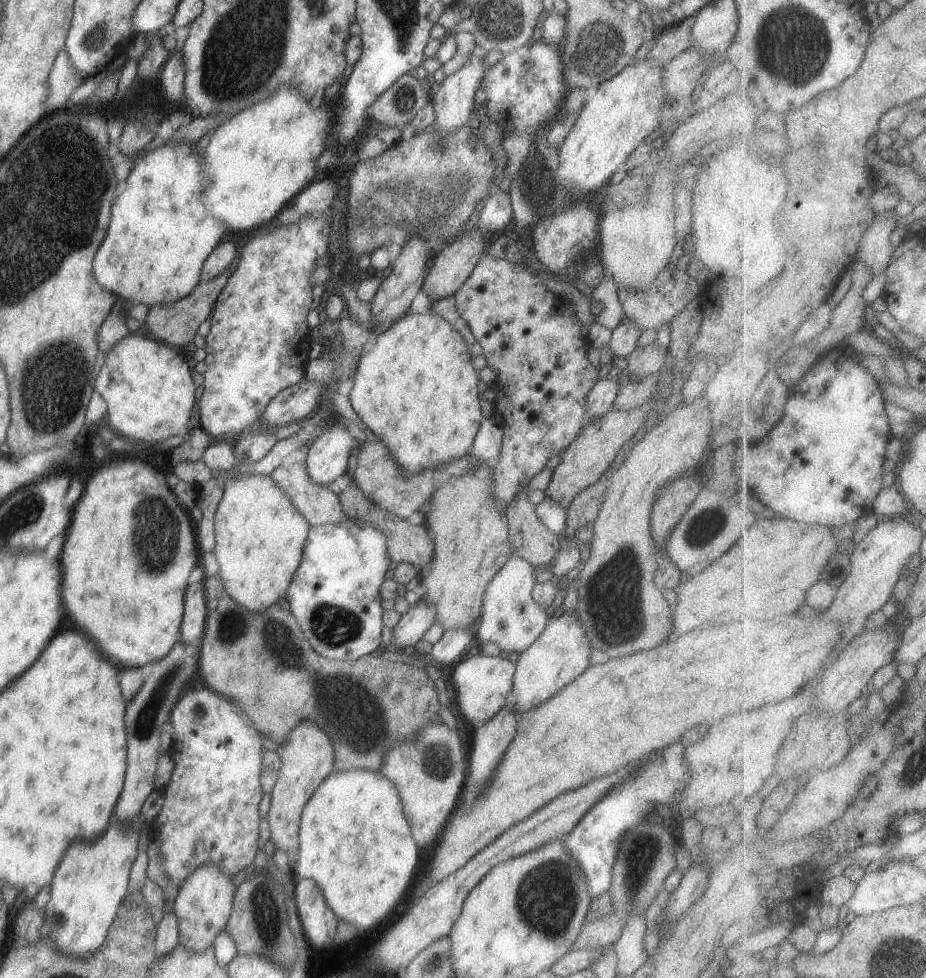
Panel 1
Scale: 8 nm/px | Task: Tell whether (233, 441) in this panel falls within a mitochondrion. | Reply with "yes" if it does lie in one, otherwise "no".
no

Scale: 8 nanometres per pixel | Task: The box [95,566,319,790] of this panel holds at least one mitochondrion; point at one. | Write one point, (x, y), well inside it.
(146, 719)

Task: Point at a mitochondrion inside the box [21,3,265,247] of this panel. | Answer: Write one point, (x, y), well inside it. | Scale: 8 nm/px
(95, 42)

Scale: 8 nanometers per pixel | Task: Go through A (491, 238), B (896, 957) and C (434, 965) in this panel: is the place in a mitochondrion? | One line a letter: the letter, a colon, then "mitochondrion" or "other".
A: other
B: mitochondrion
C: mitochondrion

